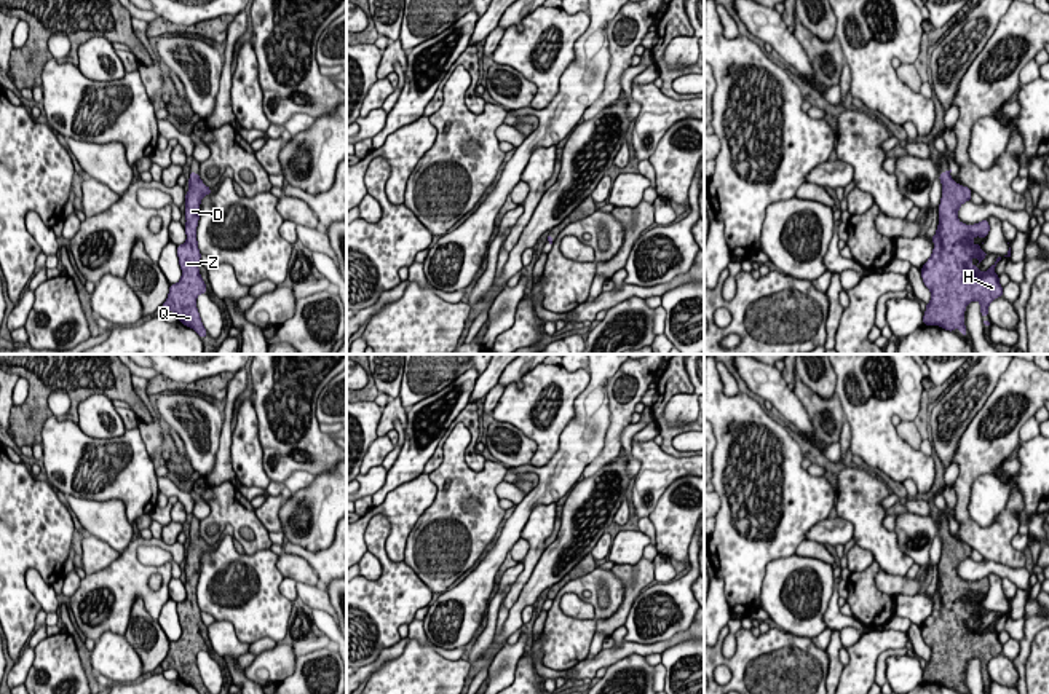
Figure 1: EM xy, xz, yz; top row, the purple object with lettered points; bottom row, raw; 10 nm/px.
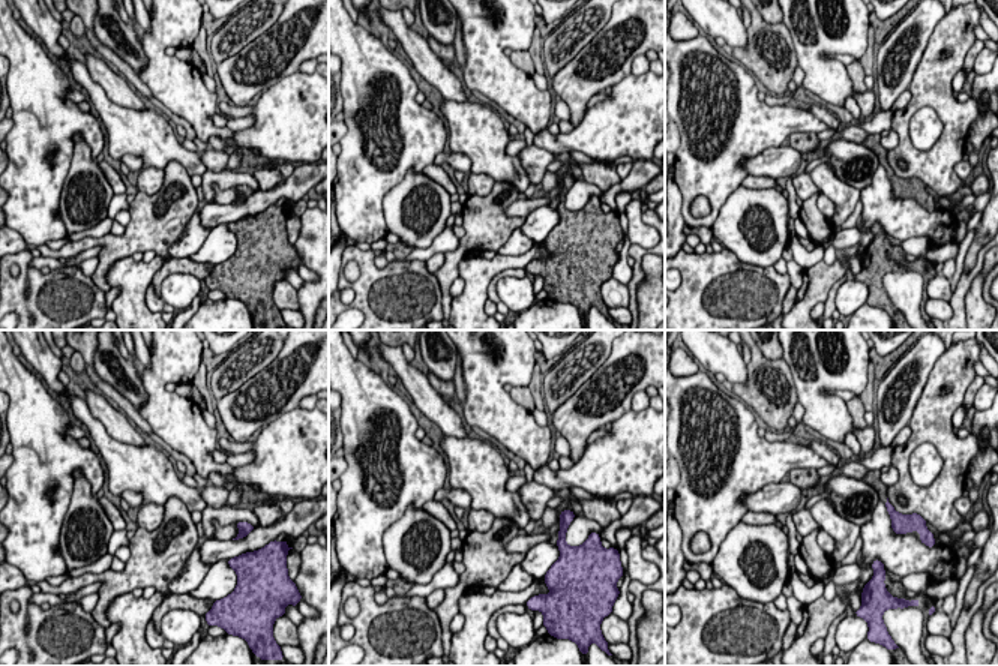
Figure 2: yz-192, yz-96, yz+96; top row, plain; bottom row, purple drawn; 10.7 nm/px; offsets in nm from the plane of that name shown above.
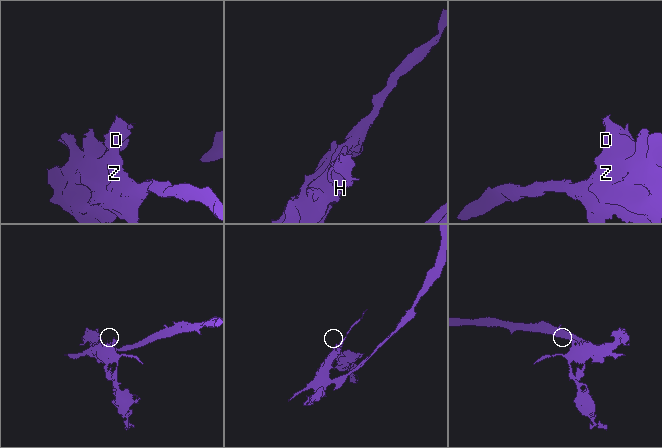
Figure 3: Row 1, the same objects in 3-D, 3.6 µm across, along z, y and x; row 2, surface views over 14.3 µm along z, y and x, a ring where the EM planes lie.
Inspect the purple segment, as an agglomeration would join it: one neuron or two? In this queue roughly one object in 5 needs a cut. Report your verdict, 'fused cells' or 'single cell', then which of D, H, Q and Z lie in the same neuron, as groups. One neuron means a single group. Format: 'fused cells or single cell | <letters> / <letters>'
single cell | D H Q Z

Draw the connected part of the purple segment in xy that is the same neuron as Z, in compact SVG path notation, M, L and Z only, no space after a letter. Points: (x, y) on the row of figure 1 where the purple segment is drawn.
M190 171L188 193L185 195L187 223L184 227L187 241L177 246L182 278L177 284L169 286L169 295L161 305L163 313L174 311L179 316L179 322L193 329L201 338L208 337L208 332L203 327L196 308L196 297L206 294L208 289L198 268L201 254L196 241L196 227L200 220L201 198L206 195L211 195L211 188L201 182L200 174Z

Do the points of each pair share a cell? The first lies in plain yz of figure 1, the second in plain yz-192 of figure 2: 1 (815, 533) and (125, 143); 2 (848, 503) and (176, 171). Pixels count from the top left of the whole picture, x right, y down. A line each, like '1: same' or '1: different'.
1: different
2: different

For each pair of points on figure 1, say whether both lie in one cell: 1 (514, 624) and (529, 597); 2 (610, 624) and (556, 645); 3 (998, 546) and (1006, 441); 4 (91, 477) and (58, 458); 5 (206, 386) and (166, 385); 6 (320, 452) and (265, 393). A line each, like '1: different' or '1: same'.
1: same
2: different
3: same
4: same
5: same
6: same

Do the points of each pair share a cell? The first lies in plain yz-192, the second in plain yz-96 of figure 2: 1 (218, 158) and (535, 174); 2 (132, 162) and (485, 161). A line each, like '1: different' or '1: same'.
1: same
2: different

